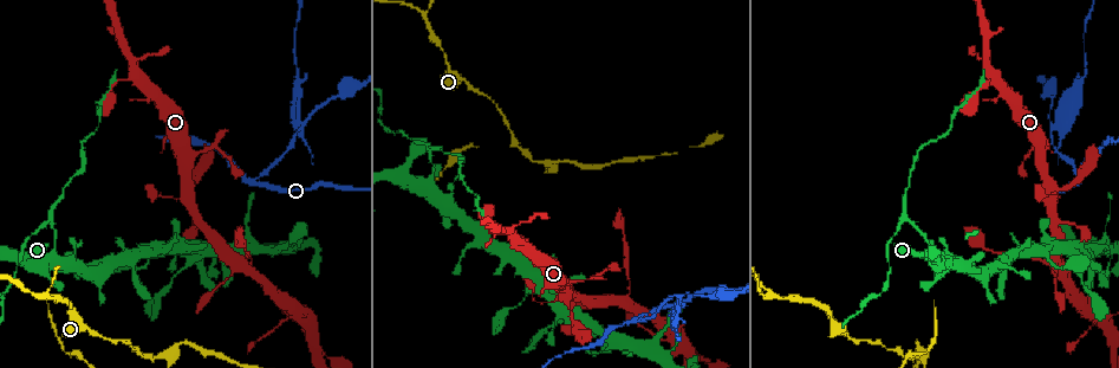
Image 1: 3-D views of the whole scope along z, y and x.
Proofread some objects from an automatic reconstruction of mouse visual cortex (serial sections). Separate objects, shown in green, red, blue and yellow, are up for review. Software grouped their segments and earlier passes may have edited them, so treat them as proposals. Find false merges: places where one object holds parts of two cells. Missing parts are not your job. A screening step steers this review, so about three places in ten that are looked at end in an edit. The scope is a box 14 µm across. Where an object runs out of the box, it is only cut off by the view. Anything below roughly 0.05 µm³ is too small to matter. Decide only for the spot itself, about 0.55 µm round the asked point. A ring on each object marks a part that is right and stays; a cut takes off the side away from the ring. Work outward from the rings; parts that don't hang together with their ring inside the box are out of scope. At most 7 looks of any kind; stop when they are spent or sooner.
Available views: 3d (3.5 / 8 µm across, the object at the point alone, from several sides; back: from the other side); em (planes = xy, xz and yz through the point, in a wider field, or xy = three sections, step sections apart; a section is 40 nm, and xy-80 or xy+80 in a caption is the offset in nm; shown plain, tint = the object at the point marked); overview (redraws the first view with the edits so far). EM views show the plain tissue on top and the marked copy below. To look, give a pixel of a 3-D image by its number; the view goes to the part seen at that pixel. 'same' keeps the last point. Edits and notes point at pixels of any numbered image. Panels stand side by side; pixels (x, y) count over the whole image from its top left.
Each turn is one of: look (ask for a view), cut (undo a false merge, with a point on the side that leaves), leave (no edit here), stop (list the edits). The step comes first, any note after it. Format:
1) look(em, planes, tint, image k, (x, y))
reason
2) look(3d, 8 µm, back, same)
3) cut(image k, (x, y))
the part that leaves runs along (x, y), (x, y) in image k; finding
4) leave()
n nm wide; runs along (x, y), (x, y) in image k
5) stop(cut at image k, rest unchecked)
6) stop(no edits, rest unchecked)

look(3d, 8 µm, image 1, (253, 182))
three-way junction

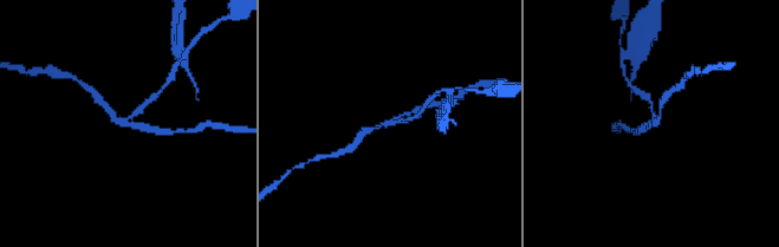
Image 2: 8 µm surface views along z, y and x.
look(em, xy, step 5, tint, image 2, (389, 121))

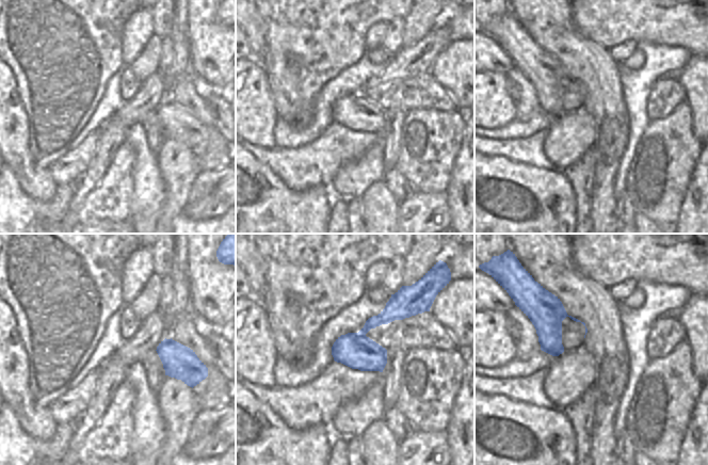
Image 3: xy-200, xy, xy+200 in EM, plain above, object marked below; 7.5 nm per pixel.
cut(image 2, (647, 96))
280 nm wide; the part that leaves runs along (653, 114), (650, 101), (633, 88) in image 2; two cells meet here

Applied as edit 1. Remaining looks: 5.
look(overview)

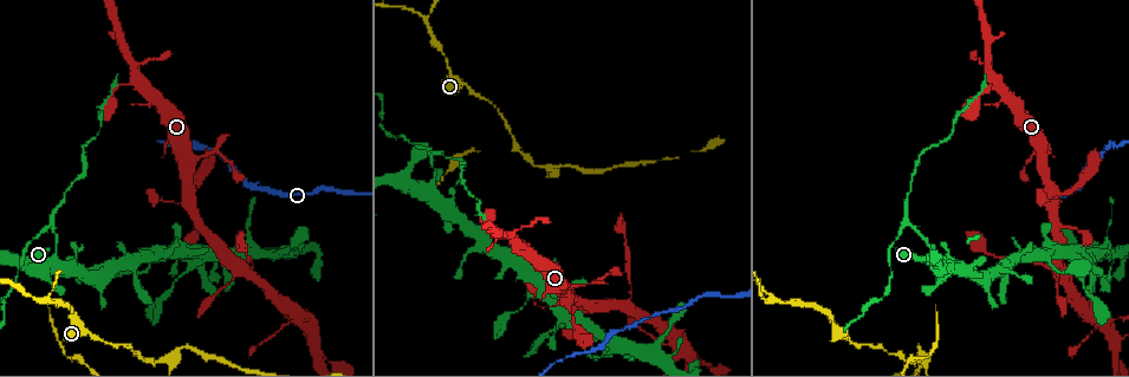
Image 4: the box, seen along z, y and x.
look(3d, 3.5 µm, back, image 4, (429, 151))
sharp bend

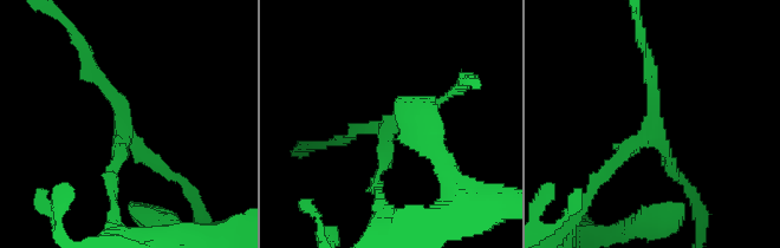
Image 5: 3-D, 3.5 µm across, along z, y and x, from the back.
look(em, xy, step 3, tint, image 5, (650, 130))
3 arms; arms of 150, 150, 200 nm; need the tissue

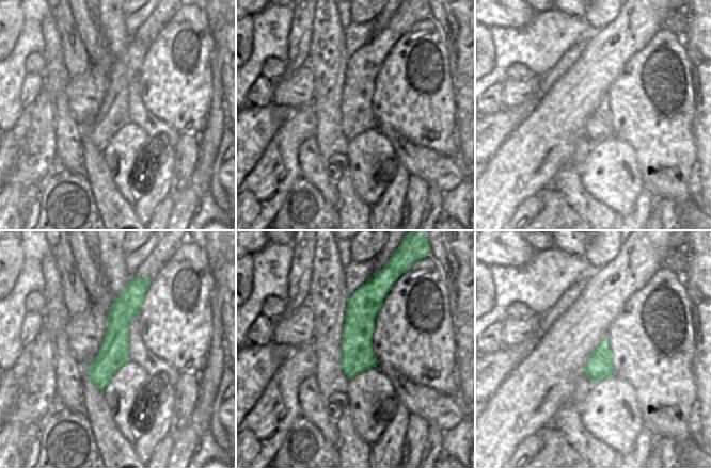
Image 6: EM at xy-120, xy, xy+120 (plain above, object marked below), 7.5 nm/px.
cut(image 5, (154, 162))
two cells meet here

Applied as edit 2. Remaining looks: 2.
stop(cut at image 2, cut at image 5, rest unchecked)

